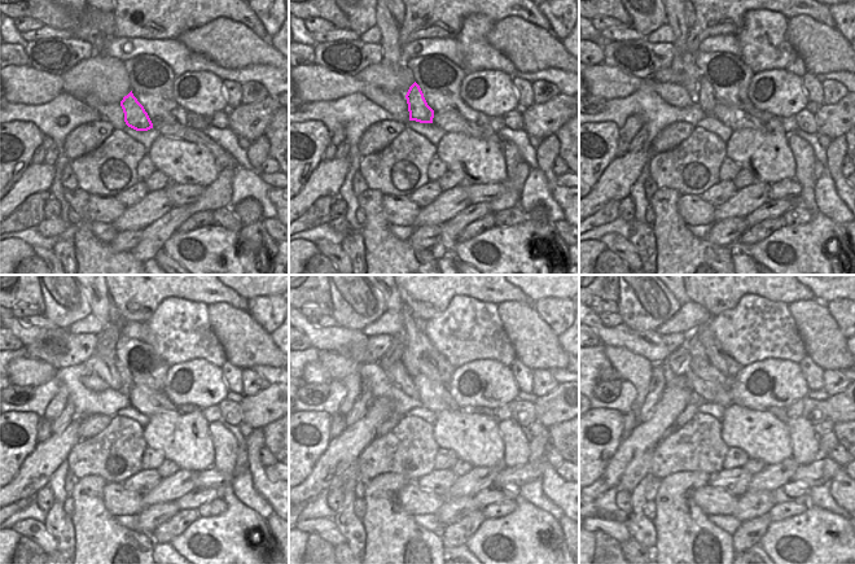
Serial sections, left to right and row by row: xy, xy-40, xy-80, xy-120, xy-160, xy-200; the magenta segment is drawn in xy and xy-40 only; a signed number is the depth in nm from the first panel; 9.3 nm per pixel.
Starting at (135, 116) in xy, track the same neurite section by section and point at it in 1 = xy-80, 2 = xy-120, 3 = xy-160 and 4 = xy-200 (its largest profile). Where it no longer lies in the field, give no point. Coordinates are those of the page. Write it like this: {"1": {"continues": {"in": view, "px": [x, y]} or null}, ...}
{"1": {"continues": {"in": "xy-80", "px": [705, 97]}}, "2": {"continues": {"in": "xy-120", "px": [127, 381]}}, "3": {"continues": {"in": "xy-160", "px": [408, 361]}}, "4": {"continues": {"in": "xy-200", "px": [696, 349]}}}

